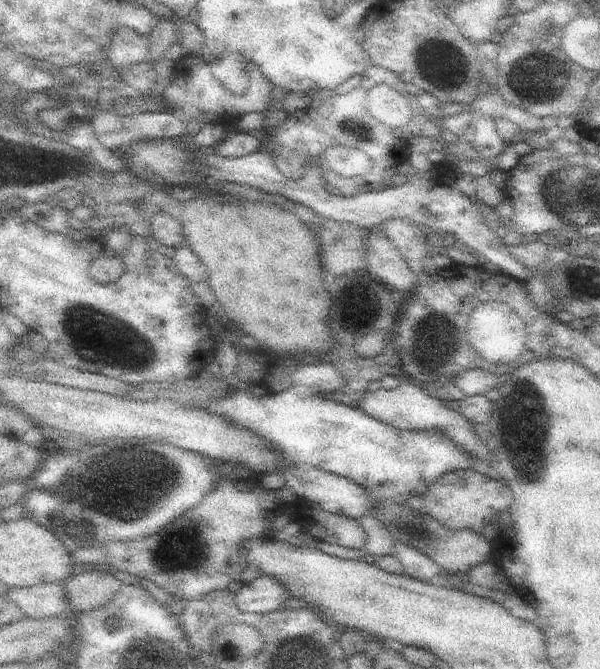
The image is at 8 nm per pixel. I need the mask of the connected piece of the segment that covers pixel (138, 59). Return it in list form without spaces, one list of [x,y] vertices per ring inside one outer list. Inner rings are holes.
[[[121,27],[114,34],[109,60],[117,71],[141,63],[151,62],[149,36],[129,27]]]

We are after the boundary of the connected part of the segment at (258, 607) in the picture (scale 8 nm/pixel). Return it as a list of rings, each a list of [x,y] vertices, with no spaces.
[[[262,574],[243,585],[234,593],[235,606],[242,613],[272,613],[285,607],[292,597],[288,588],[271,575]]]

